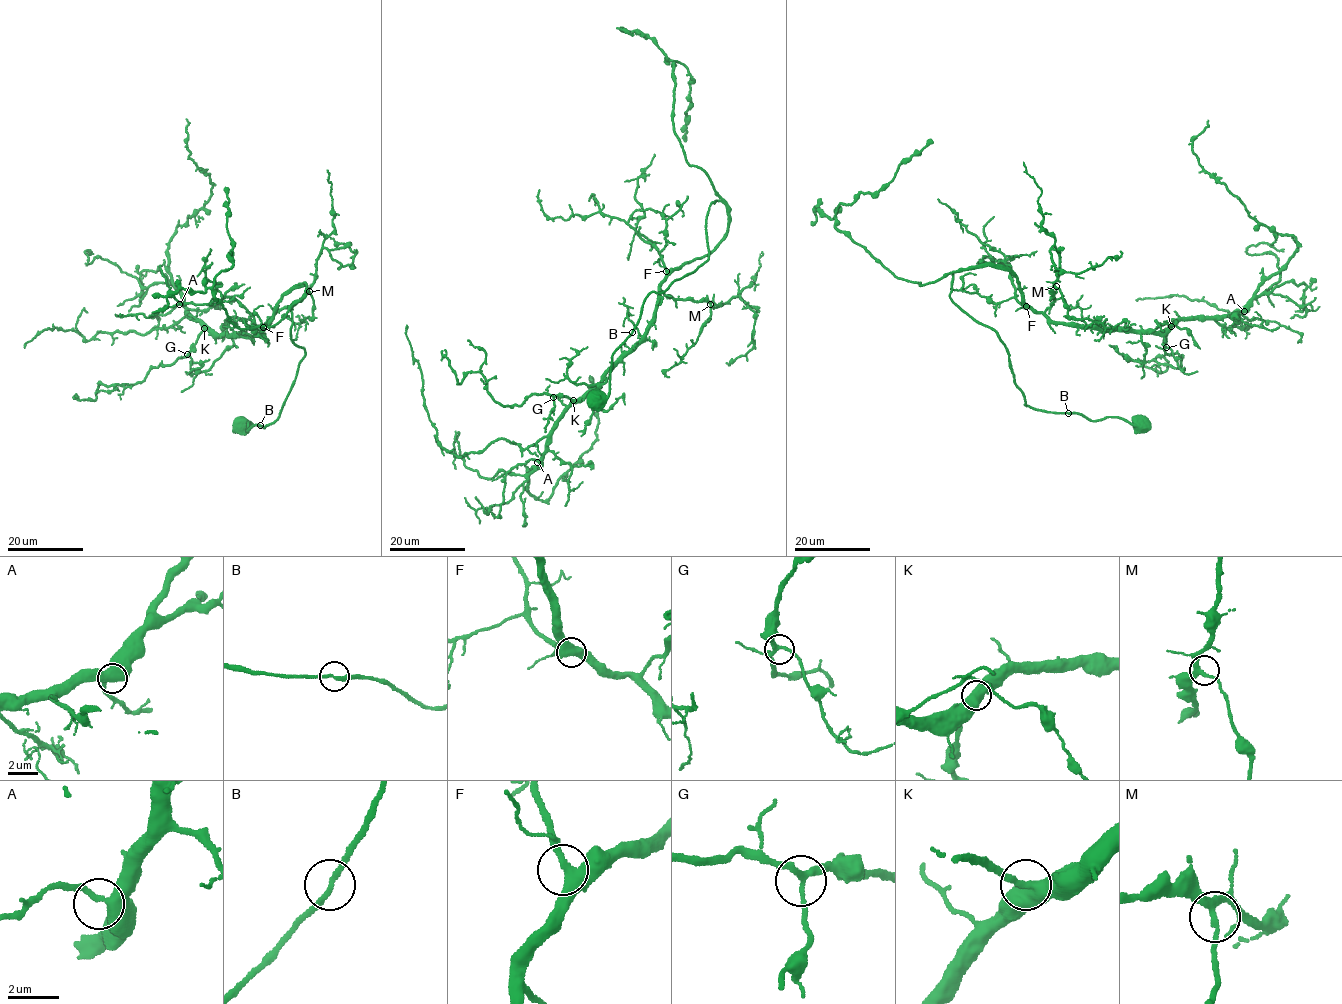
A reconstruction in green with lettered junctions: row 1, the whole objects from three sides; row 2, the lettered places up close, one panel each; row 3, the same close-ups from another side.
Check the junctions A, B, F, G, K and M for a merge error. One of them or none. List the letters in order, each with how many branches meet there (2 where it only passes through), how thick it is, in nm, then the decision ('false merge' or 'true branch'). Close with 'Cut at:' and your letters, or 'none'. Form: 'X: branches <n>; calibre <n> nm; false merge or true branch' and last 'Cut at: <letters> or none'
A: branches 2; calibre 320 nm; true branch
B: branches 2; calibre 240 nm; true branch
F: branches 2; calibre 360 nm; true branch
G: branches 3; calibre 240 nm; true branch
K: branches 2; calibre 400 nm; true branch
M: branches 3; calibre 260 nm; true branch
Cut at: none

